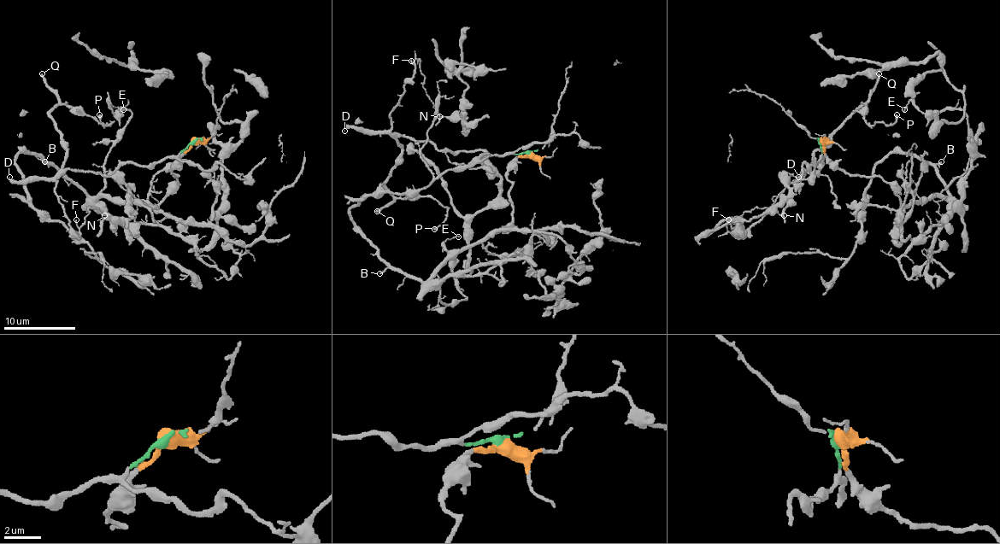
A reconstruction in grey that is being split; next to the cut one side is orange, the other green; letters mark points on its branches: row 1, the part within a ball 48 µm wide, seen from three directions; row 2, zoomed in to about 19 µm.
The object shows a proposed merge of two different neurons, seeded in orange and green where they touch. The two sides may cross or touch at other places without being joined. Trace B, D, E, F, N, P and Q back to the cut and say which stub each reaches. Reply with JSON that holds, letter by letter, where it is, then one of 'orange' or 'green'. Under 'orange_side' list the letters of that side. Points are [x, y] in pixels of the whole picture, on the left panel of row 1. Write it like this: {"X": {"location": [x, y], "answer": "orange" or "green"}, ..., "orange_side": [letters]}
{"B": {"location": [44, 161], "answer": "orange"}, "D": {"location": [9, 177], "answer": "green"}, "E": {"location": [123, 109], "answer": "orange"}, "F": {"location": [76, 219], "answer": "green"}, "N": {"location": [104, 215], "answer": "green"}, "P": {"location": [99, 114], "answer": "green"}, "Q": {"location": [42, 73], "answer": "green"}, "orange_side": ["B", "E"]}

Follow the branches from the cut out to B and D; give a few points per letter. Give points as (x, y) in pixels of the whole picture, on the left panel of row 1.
B: (193, 141), (172, 169), (177, 184), (157, 203), (114, 203), (104, 195), (90, 195), (45, 162)
D: (193, 141), (177, 155), (147, 166), (120, 164), (106, 174), (60, 169), (50, 178), (19, 182), (9, 177)

